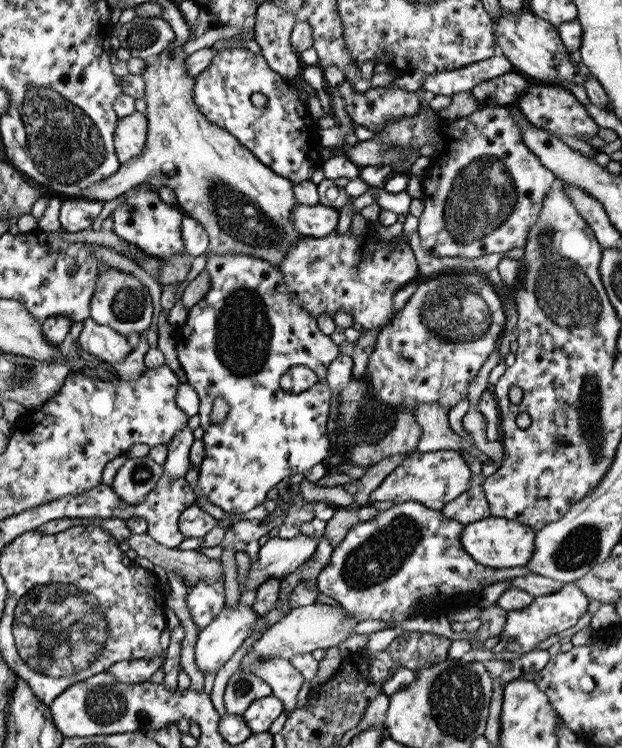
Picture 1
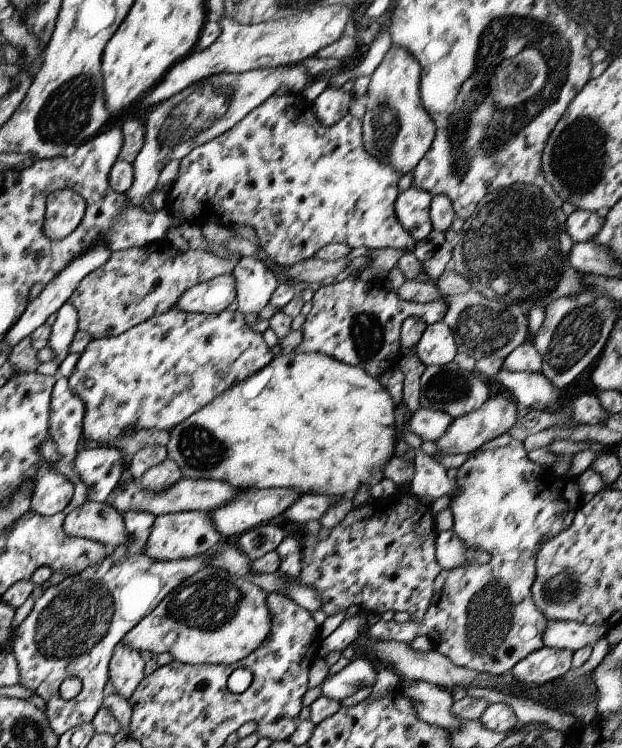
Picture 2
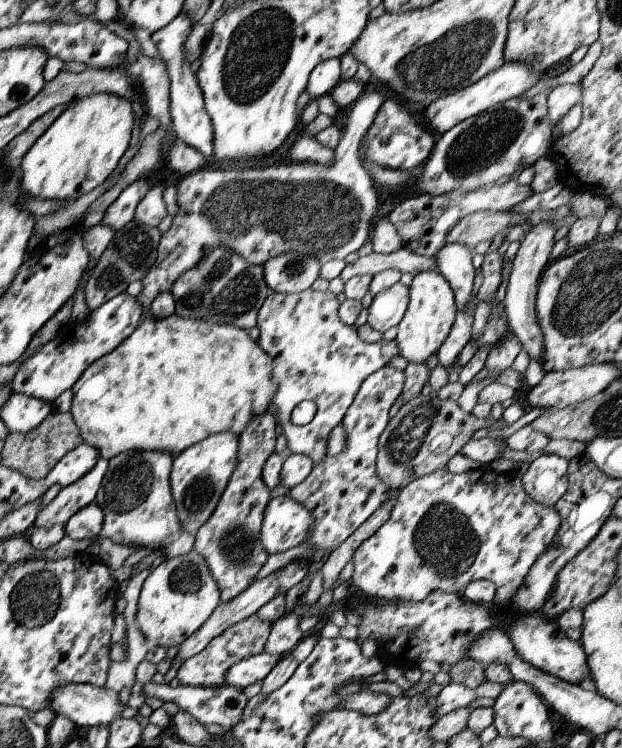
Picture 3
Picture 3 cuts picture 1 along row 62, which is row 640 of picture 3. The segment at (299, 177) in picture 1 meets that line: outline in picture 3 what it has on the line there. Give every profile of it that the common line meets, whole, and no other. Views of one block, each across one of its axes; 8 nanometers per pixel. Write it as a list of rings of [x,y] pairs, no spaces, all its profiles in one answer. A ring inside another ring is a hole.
[[[256,613],[248,616],[246,620],[226,628],[220,636],[214,637],[212,642],[202,652],[182,663],[177,675],[179,684],[202,686],[202,688],[225,685],[224,678],[226,678],[226,674],[228,674],[232,664],[236,664],[236,662],[240,662],[244,658],[250,658],[250,656],[263,653],[264,644],[266,644],[272,628],[273,624],[271,622],[259,620]]]

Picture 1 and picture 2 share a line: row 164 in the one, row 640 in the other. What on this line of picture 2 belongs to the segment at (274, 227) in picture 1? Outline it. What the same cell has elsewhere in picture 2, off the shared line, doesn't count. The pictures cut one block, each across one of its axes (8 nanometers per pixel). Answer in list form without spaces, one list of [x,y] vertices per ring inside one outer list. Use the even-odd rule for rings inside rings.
[[[204,567],[166,596],[152,613],[122,637],[120,644],[128,645],[137,651],[150,650],[155,656],[170,652],[174,660],[191,665],[234,665],[262,646],[271,631],[272,617],[267,596],[268,593],[258,585],[230,574],[223,568]]]

